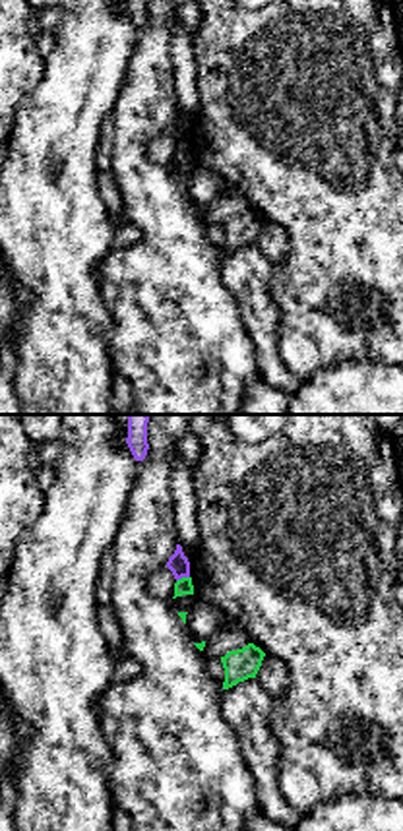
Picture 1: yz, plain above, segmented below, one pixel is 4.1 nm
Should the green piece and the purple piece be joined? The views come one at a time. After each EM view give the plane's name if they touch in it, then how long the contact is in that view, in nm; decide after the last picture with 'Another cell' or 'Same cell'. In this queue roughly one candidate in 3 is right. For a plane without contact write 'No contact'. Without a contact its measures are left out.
Touches green in yz. Shared border 60 nm

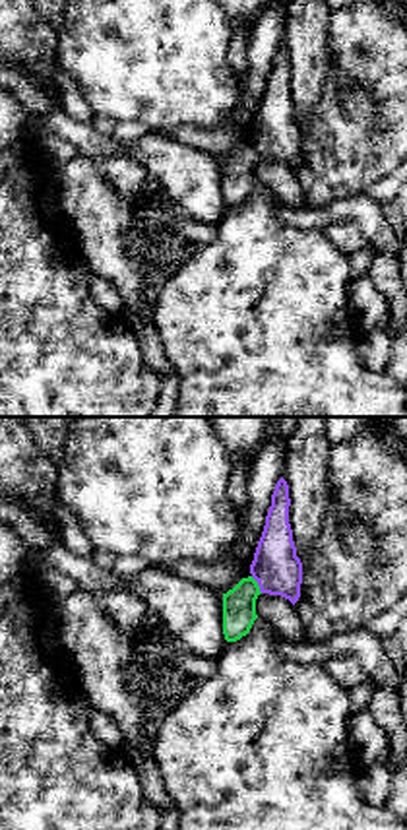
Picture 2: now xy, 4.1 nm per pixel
Touches green in xy. Shared border 90 nm

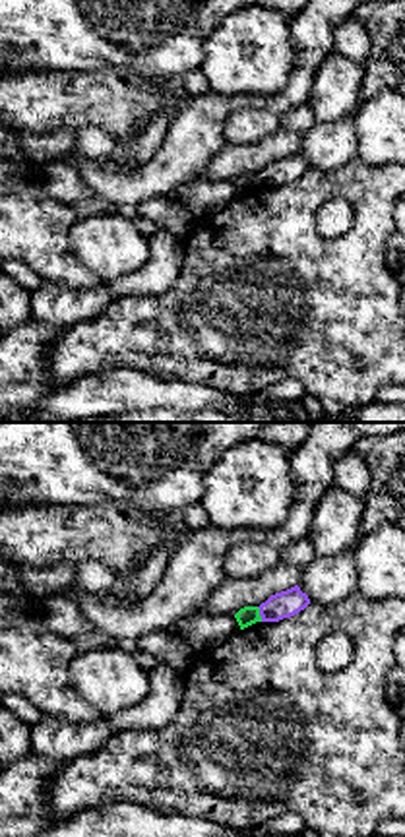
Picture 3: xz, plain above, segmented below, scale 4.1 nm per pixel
Touches green in xz. Shared border 70 nm

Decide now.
Another cell

